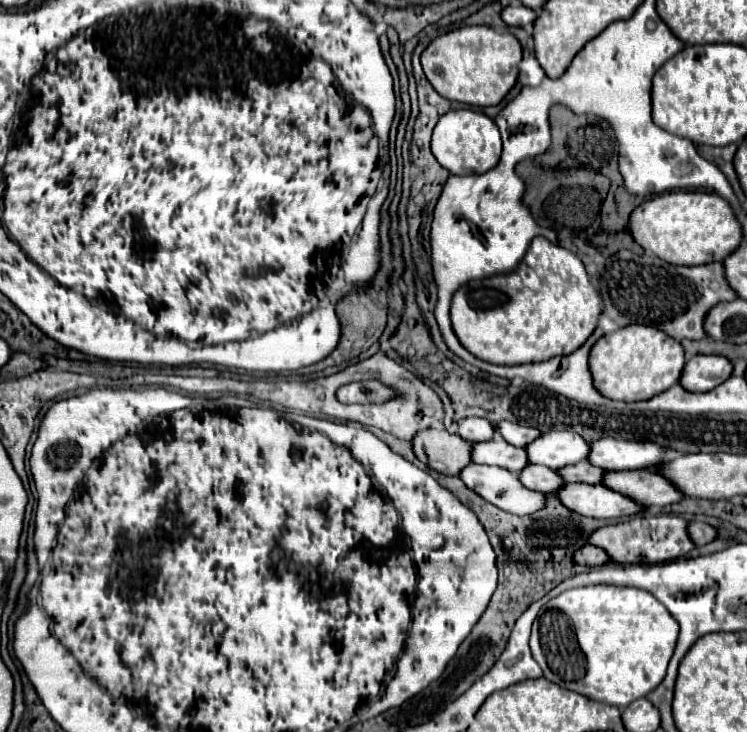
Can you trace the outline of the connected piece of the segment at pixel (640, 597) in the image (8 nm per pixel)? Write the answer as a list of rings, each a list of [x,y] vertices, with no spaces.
[[[593,584],[571,588],[541,606],[539,616],[533,622],[531,652],[543,670],[543,676],[567,690],[579,692],[597,702],[627,708],[633,700],[647,696],[665,678],[667,662],[675,650],[679,636],[679,624],[661,602],[655,602],[653,594],[635,590],[633,586]]]

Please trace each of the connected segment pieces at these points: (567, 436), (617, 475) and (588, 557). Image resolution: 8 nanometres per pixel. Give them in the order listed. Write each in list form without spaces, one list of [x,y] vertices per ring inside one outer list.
[[[547,432],[527,446],[529,464],[543,464],[553,470],[561,470],[563,466],[573,466],[585,460],[589,452],[591,452],[591,444],[585,444],[585,440],[575,432]]]
[[[623,470],[623,472],[607,472],[603,484],[615,492],[621,492],[635,502],[643,506],[671,506],[681,502],[685,496],[683,492],[673,484],[663,478],[659,472],[649,472],[649,470]]]
[[[583,546],[575,552],[575,564],[581,564],[581,566],[603,566],[611,562],[611,556],[607,556],[605,550],[599,550],[597,546]]]

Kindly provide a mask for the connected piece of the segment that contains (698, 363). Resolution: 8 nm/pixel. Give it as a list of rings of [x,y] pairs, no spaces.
[[[697,354],[693,356],[681,376],[681,386],[691,392],[703,392],[719,386],[731,376],[731,362],[717,354]]]

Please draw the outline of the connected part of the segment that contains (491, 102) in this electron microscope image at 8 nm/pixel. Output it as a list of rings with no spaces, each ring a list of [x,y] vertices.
[[[465,26],[435,38],[421,56],[427,80],[433,88],[451,102],[461,102],[477,108],[497,106],[515,86],[523,50],[513,34],[495,32],[489,26]]]

